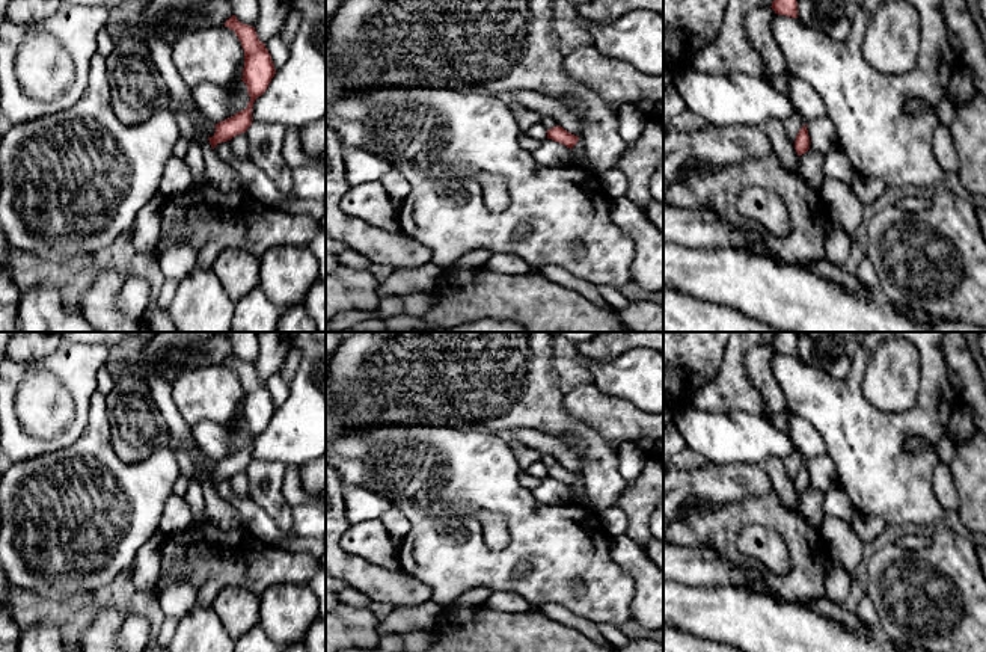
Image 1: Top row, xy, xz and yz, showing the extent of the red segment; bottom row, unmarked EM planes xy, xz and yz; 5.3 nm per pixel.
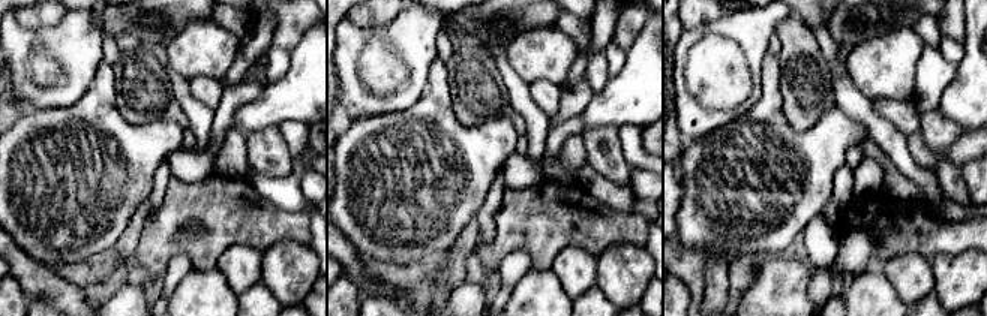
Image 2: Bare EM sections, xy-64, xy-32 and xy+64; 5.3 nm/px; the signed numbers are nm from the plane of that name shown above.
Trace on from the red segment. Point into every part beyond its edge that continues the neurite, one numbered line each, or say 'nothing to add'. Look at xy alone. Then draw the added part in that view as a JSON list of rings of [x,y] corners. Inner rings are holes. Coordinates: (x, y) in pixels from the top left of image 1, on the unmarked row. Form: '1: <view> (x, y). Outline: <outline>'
nothing to add

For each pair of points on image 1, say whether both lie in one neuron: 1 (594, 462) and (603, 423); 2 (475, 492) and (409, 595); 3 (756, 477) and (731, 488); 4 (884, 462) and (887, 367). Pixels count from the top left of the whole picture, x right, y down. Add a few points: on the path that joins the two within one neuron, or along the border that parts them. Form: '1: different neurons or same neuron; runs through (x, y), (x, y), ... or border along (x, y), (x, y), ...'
1: different neurons; border along (572, 415), (585, 421), (609, 442)
2: different neurons; border along (401, 568), (422, 581), (430, 589), (431, 598)
3: same neuron; runs through (750, 480), (736, 482)
4: different neurons; border along (861, 385), (879, 409), (908, 411), (915, 403)

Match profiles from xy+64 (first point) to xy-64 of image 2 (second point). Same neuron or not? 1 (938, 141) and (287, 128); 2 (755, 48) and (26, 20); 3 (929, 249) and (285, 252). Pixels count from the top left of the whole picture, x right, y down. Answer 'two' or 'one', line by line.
1: two
2: two
3: two

